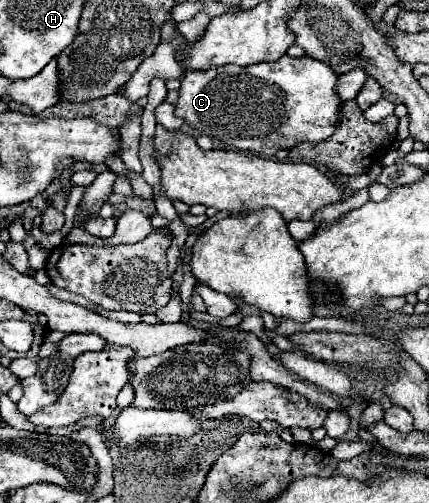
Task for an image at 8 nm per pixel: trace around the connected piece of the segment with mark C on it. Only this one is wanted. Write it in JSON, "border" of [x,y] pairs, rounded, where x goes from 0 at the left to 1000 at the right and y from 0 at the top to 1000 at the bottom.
{"border":[[[662,107],[648,123],[634,127],[606,123],[573,135],[517,131],[490,135],[480,143],[434,143],[424,151],[410,231],[424,231],[443,250],[462,254],[471,266],[508,274],[531,290],[597,302],[615,314],[634,314],[648,298],[685,294],[699,282],[746,282],[783,258],[797,211],[797,199],[783,183],[783,167],[788,147],[765,127],[723,111],[681,115],[671,107]]]}

